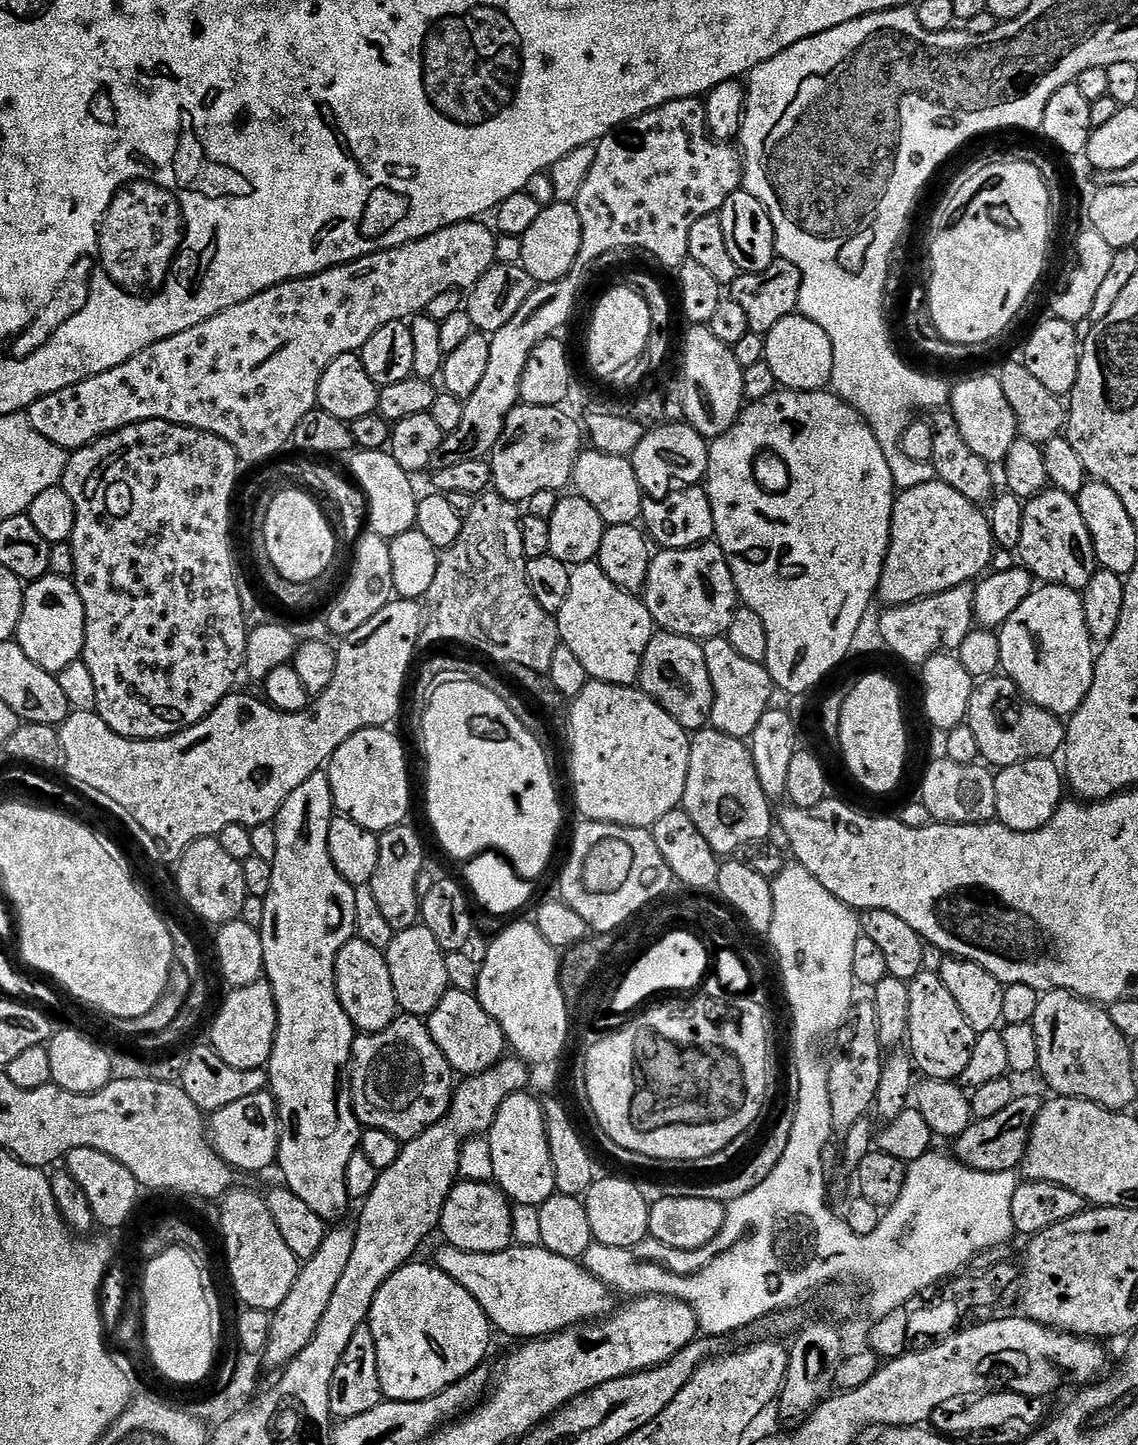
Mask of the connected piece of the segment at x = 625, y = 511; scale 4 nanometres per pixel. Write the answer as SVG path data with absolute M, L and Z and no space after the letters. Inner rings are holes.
M595 450L581 451L572 471L571 487L575 495L581 496L590 502L590 506L594 506L594 510L598 510L605 525L636 524L644 515L646 493L640 487L629 457L602 454Z

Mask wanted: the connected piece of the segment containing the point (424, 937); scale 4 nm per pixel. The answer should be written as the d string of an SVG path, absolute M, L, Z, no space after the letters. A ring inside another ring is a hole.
M423 926L402 930L395 933L386 955L390 978L394 982L397 1009L410 1016L427 1018L434 1006L438 1006L438 1002L442 1002L444 995L450 991L444 961L446 953L442 946L438 946L438 938L434 938L434 934L430 934L430 930Z

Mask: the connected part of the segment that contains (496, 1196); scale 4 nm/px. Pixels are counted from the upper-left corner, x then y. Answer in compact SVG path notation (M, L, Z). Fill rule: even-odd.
M464 1180L457 1182L446 1198L438 1229L449 1245L459 1252L494 1254L513 1247L512 1209L507 1196L492 1182Z

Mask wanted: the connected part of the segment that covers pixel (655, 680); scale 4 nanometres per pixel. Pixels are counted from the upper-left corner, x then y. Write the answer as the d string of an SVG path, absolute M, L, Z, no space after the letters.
M653 635L642 658L638 687L689 733L699 732L712 719L714 686L710 682L710 670L706 670L701 641L691 640L689 636Z

